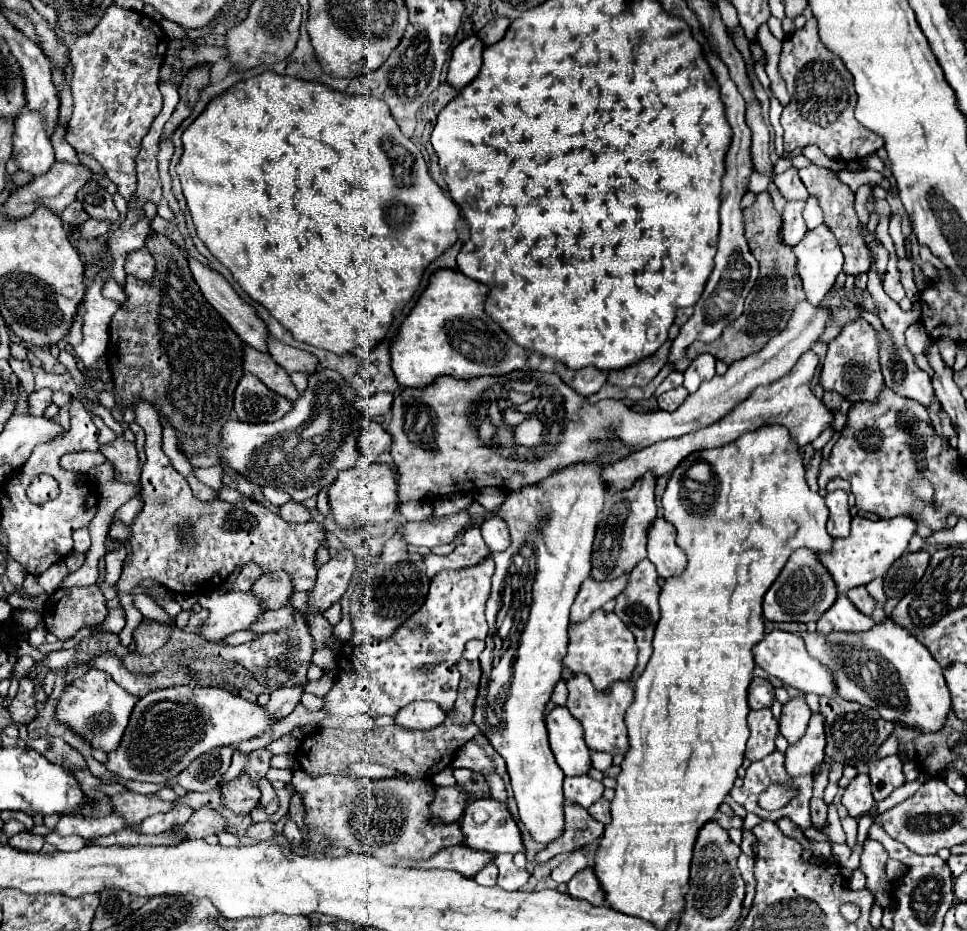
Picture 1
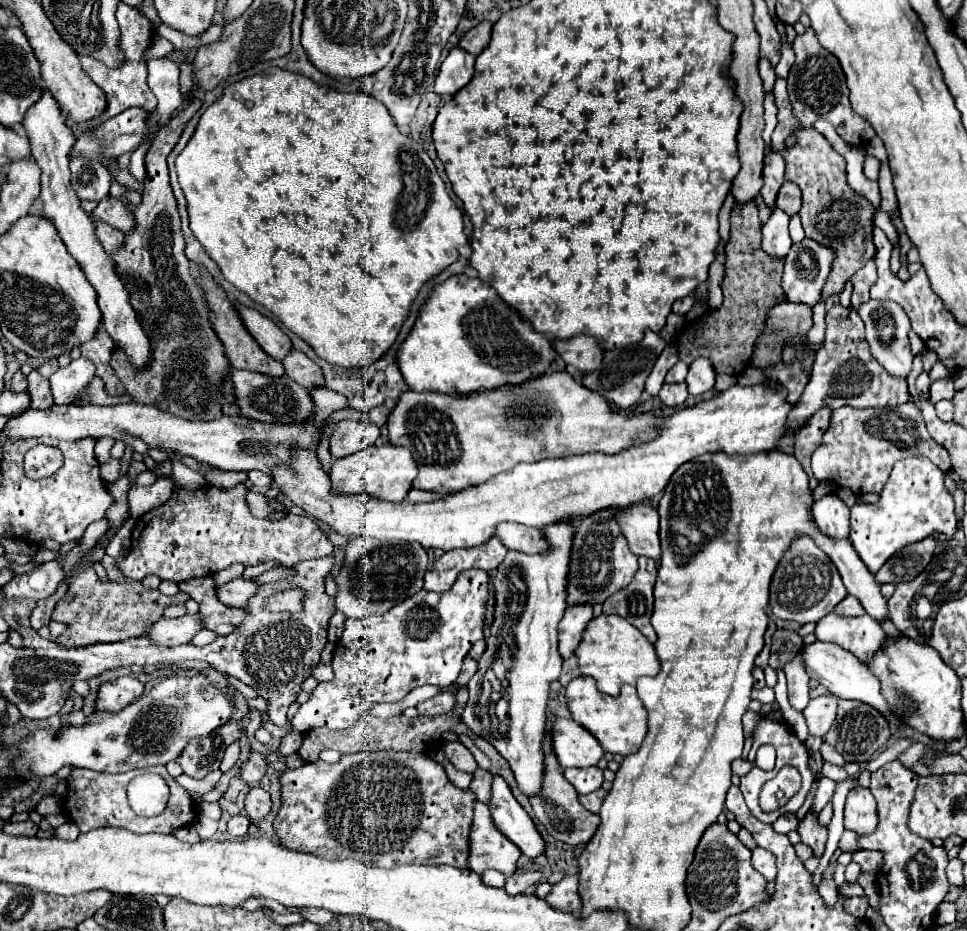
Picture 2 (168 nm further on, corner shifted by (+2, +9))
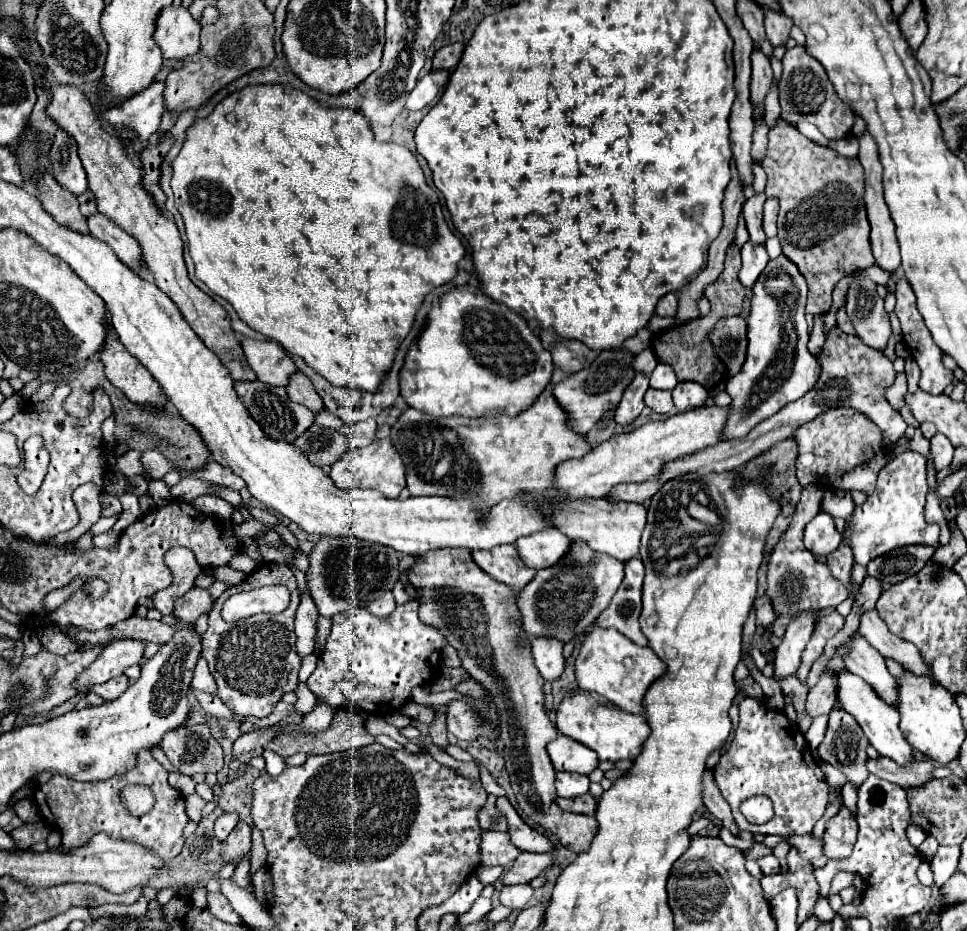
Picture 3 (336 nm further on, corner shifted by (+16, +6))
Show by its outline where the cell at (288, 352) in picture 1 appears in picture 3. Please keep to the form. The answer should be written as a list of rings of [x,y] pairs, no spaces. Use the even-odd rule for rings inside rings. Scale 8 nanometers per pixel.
[[[296,371],[296,373],[290,375],[290,381],[286,385],[286,391],[288,391],[288,399],[292,399],[294,403],[306,405],[314,413],[318,413],[318,411],[324,409],[324,403],[316,395],[316,389],[308,381],[308,377],[304,373],[300,373],[300,371]]]

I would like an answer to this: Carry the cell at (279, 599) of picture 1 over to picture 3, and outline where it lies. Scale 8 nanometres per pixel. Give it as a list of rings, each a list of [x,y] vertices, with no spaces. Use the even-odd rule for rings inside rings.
[[[194,587],[194,589],[188,591],[184,597],[180,597],[180,601],[176,603],[174,615],[176,615],[180,621],[190,621],[190,623],[194,623],[200,615],[210,613],[212,605],[214,605],[214,599],[212,599],[210,591],[208,591],[208,589]]]

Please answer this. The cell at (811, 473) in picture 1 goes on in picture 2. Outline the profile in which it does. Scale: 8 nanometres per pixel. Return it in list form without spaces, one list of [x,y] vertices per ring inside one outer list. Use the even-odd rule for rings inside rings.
[[[822,410],[818,412],[818,416],[814,416],[802,430],[796,432],[794,436],[794,456],[798,458],[798,462],[804,466],[804,470],[808,472],[810,478],[810,490],[814,490],[818,486],[818,480],[814,478],[812,470],[810,470],[810,456],[812,452],[818,448],[818,444],[822,442],[822,436],[828,428],[830,422],[830,414],[832,410]]]

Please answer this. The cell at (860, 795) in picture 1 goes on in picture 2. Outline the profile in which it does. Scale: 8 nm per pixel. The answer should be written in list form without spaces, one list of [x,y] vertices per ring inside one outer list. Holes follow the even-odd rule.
[[[854,788],[848,794],[846,810],[844,810],[844,826],[846,830],[856,832],[858,836],[868,836],[878,826],[876,800],[868,788]]]

